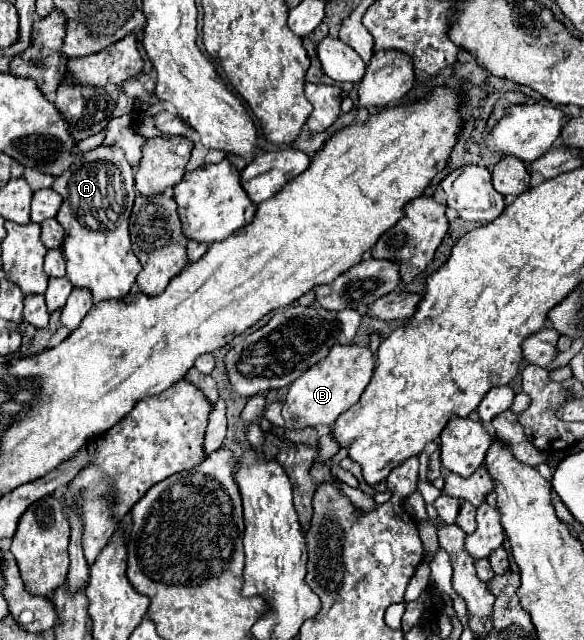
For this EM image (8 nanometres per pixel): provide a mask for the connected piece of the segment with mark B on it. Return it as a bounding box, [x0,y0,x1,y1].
[283,344,373,430]

